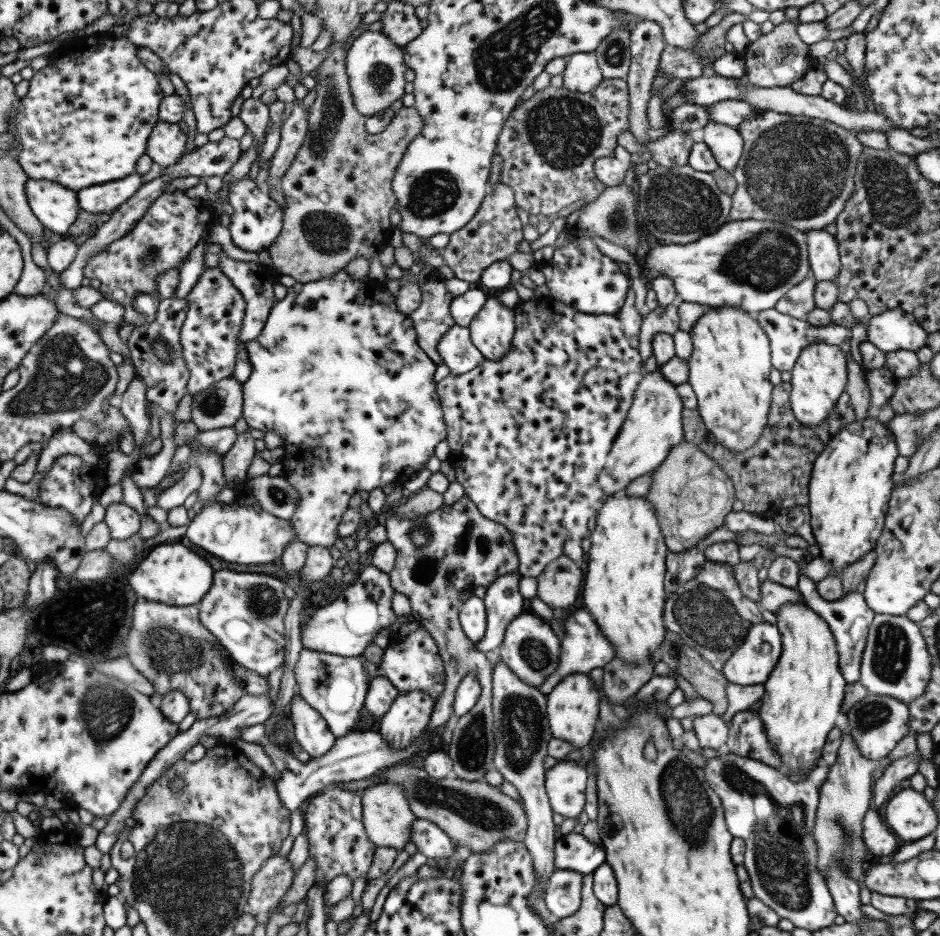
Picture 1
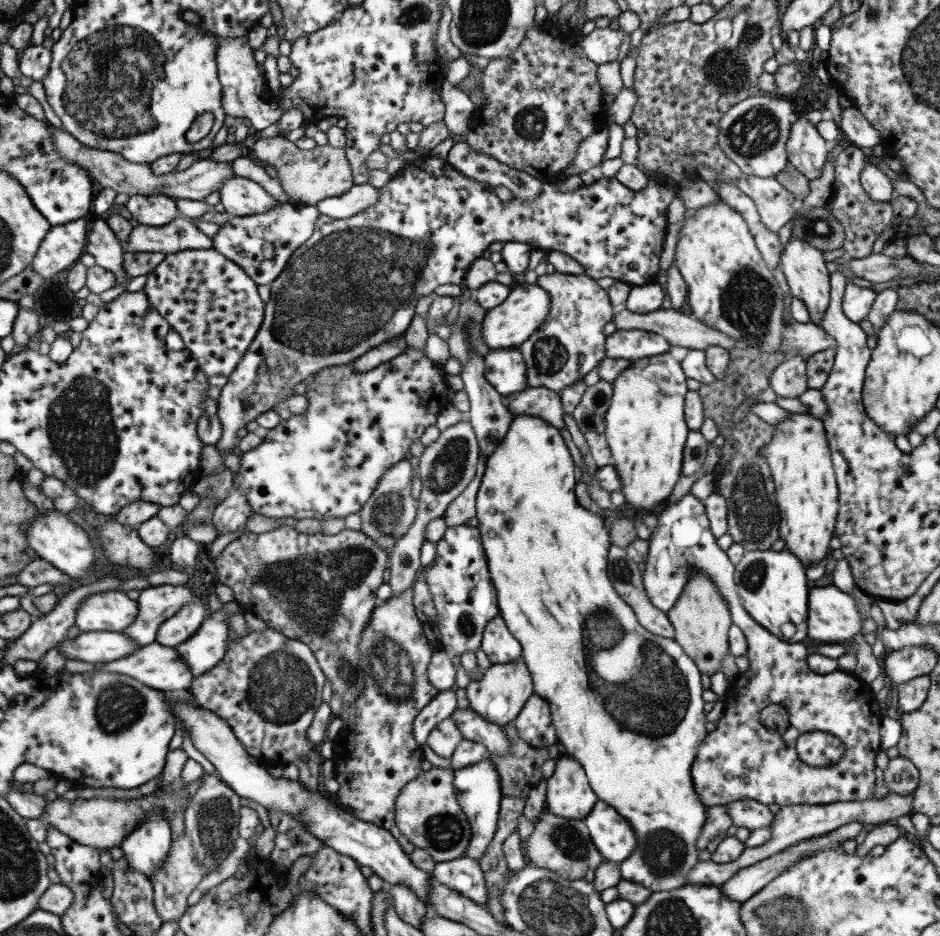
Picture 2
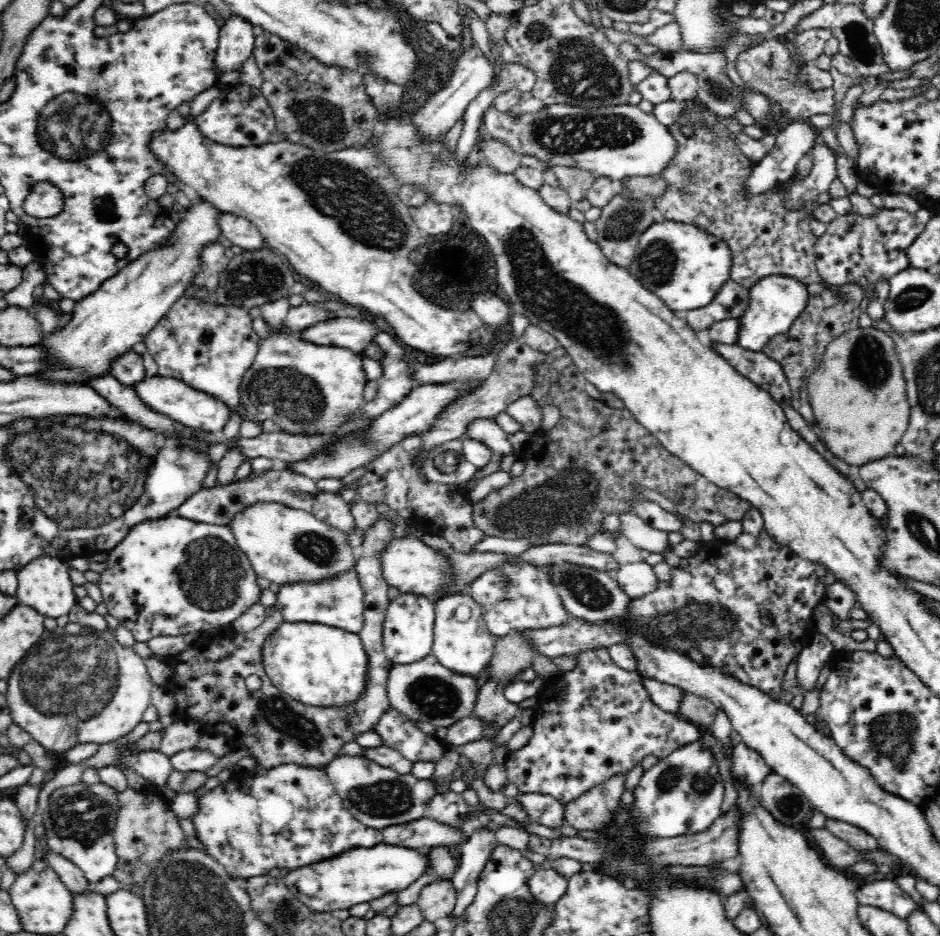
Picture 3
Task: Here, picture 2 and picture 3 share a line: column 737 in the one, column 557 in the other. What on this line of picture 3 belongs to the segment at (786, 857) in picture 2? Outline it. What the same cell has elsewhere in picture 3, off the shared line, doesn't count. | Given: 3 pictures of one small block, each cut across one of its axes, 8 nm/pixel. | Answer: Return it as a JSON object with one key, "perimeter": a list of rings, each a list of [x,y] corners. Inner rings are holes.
{"perimeter":[[[552,866],[537,868],[528,882],[530,892],[536,900],[544,902],[545,905],[554,905],[568,888],[568,877],[556,871]]]}

